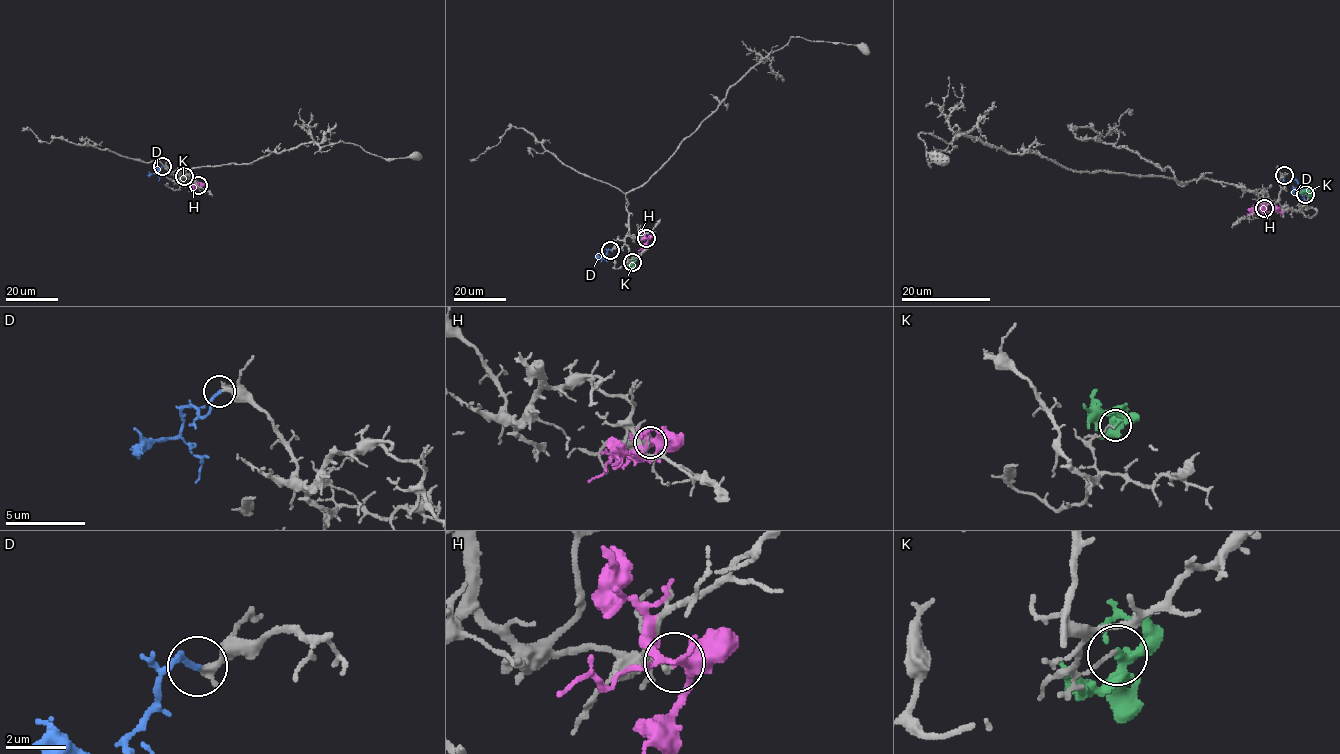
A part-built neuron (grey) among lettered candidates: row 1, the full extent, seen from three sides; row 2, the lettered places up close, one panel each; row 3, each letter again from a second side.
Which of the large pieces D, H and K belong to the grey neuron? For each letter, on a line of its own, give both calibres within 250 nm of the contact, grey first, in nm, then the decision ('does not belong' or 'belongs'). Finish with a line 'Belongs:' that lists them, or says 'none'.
D: 300 nm thick on the grey side, 200 nm on the other; belongs
H: 170 nm thick on the grey side, 320 nm on the other; does not belong
K: 110 nm thick on the grey side, 320 nm on the other; does not belong
Belongs: D

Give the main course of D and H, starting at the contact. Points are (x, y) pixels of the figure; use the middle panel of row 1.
D: (610, 250), (604, 258), (596, 261)
H: (647, 238), (638, 251)

